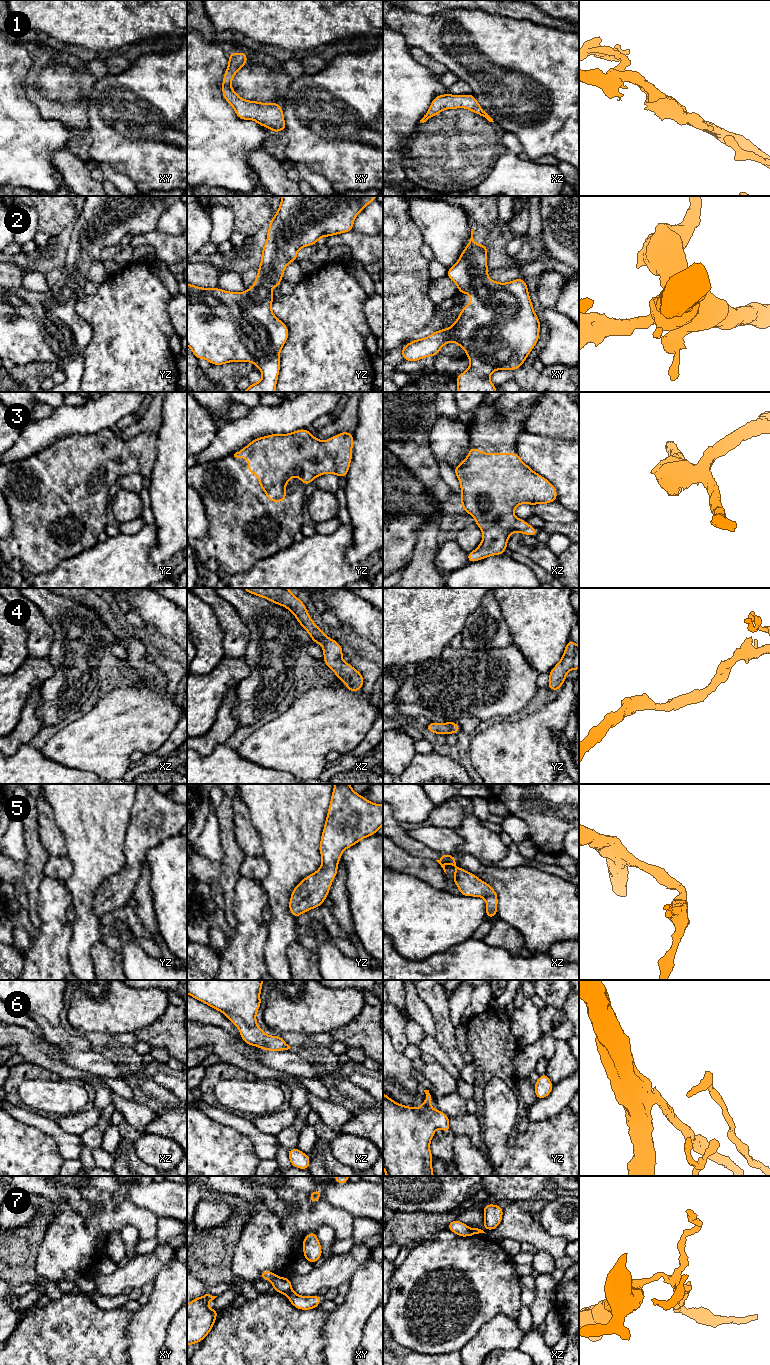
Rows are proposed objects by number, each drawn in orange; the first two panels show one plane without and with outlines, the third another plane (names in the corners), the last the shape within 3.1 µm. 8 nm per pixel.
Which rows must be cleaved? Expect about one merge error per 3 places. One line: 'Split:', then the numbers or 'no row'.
Split: 7

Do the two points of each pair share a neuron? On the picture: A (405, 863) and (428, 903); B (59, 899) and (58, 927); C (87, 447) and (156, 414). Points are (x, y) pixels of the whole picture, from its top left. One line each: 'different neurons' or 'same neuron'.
A: different neurons
B: same neuron
C: different neurons

